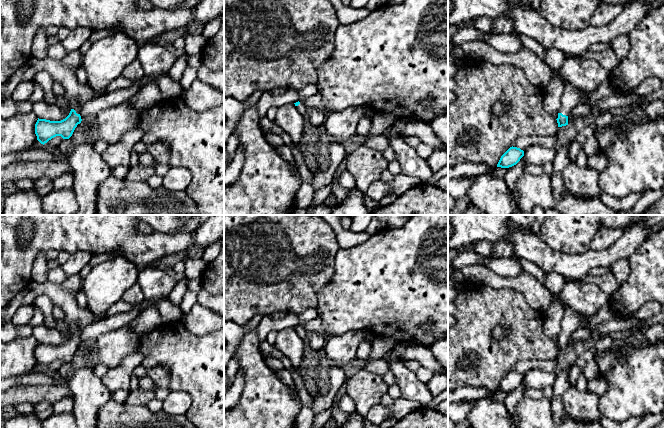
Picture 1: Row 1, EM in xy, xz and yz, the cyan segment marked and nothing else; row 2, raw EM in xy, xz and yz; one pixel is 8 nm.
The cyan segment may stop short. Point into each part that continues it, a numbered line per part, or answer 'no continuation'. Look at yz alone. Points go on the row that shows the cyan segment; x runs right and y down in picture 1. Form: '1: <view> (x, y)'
1: yz (572, 96)

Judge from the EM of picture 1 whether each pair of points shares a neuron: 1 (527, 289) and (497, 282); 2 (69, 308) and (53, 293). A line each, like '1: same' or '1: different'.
1: same
2: same

